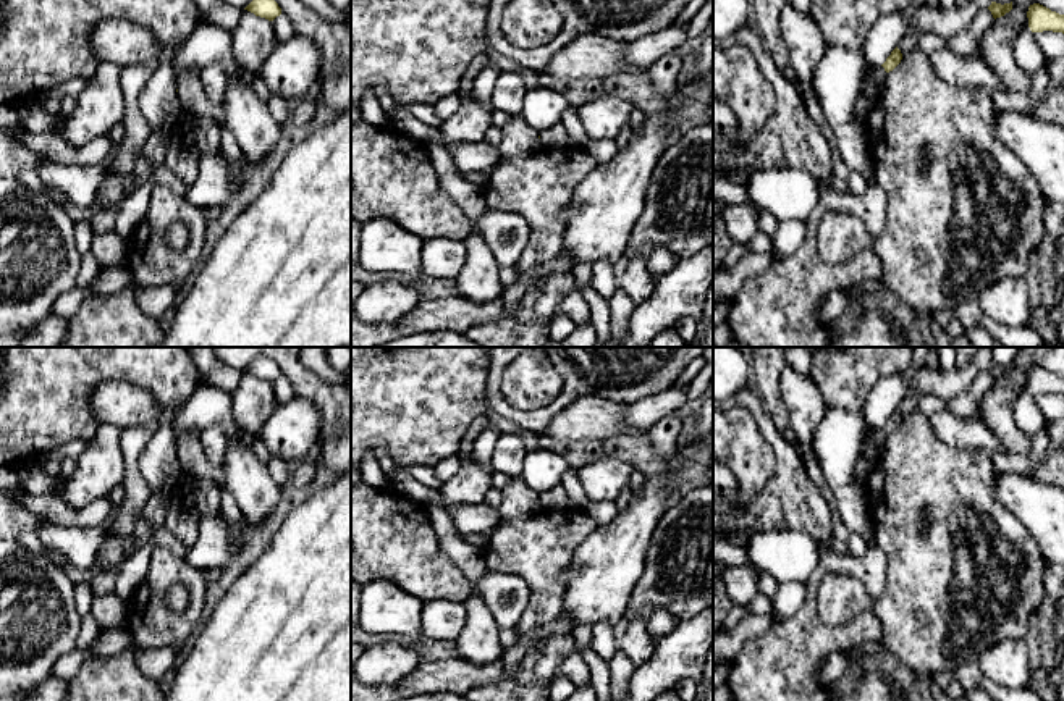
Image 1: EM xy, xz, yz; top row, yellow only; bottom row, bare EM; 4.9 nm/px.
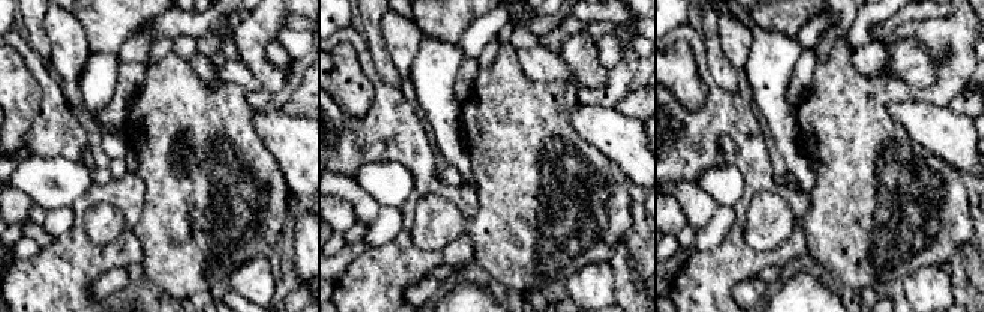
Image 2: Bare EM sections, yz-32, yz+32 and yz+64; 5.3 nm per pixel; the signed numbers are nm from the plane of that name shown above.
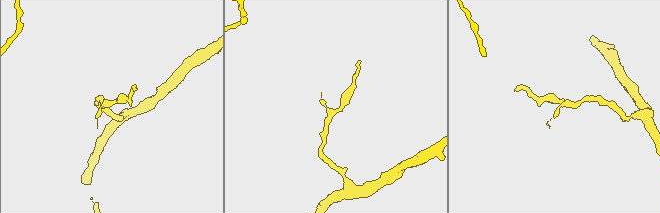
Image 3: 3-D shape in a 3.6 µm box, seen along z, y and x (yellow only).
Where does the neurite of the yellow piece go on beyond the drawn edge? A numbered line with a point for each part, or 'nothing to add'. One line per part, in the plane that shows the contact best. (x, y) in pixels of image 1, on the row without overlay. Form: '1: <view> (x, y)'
1: yz (870, 451)

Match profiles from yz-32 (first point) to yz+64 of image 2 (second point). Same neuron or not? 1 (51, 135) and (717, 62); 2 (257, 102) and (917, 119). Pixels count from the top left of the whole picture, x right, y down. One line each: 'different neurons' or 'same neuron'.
1: different neurons
2: different neurons

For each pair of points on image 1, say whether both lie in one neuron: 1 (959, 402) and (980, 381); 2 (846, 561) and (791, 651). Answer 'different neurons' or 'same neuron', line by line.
1: same neuron
2: same neuron

